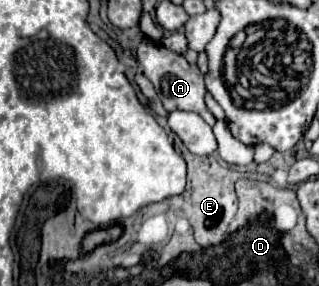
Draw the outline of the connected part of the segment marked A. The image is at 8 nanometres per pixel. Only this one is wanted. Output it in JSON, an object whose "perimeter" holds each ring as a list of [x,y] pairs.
{"perimeter":[[[141,41],[139,49],[137,49],[137,61],[143,65],[145,77],[153,83],[157,97],[161,99],[163,107],[169,113],[175,109],[193,111],[193,113],[199,113],[207,125],[215,125],[215,117],[209,113],[209,109],[205,107],[205,101],[203,101],[205,83],[203,83],[203,73],[197,69],[197,65],[189,65],[183,55],[169,51],[167,47],[163,47],[159,43],[149,45],[147,41]]]}

